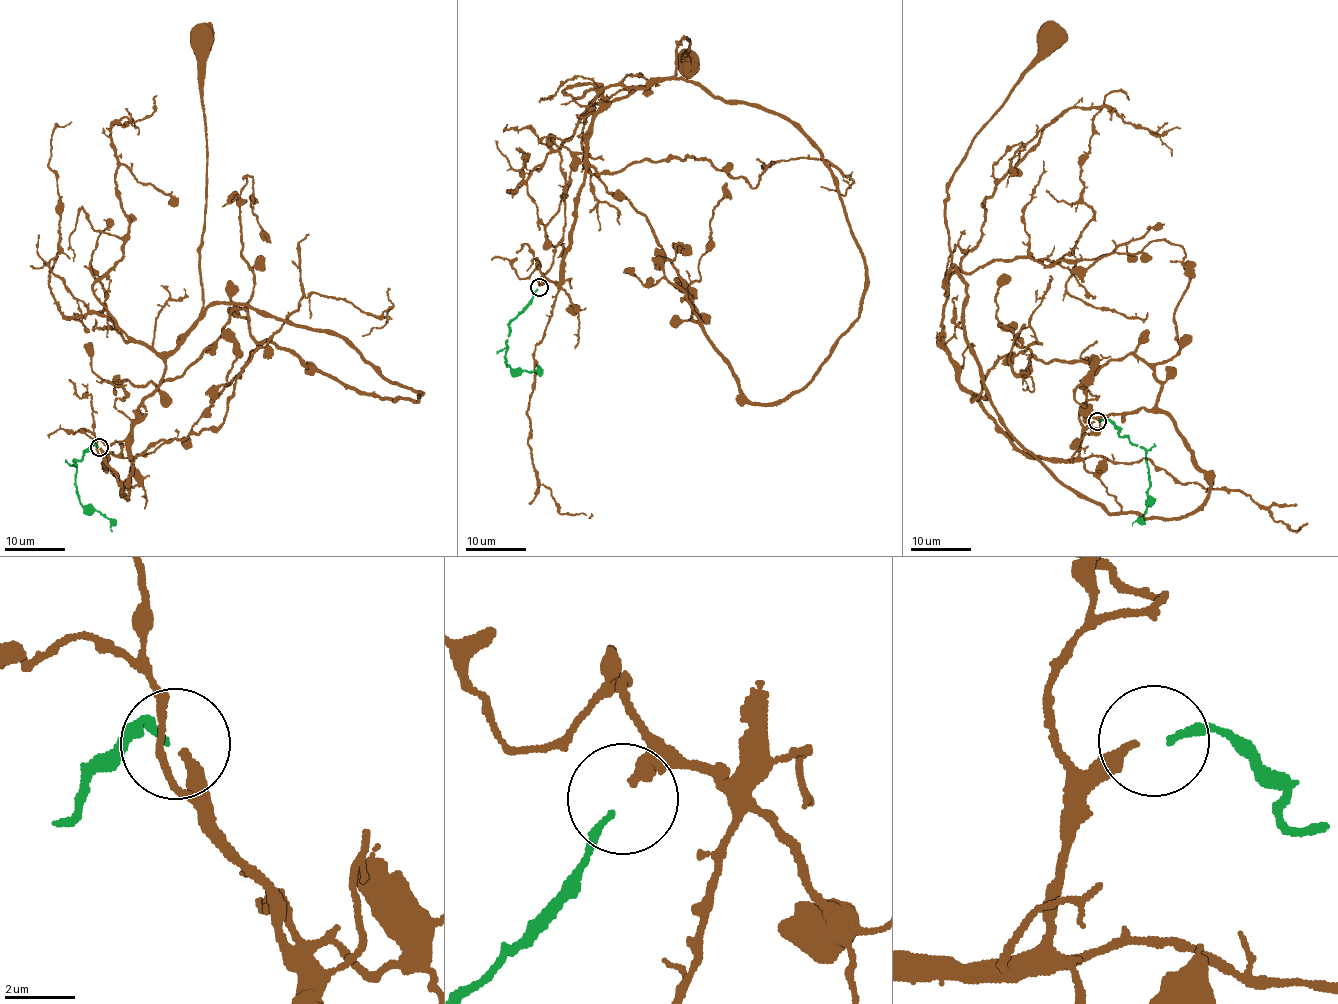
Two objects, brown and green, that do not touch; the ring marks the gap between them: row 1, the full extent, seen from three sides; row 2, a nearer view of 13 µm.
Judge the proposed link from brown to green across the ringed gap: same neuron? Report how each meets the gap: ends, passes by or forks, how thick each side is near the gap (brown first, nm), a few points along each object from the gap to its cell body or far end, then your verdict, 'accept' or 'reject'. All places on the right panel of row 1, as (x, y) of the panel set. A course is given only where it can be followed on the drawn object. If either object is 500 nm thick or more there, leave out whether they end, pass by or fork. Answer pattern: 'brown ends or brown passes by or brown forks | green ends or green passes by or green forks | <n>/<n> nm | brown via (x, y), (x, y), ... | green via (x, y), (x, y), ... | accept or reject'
brown ends | green ends | 280/200 nm | brown via (1095, 421), (1075, 458), (1029, 456), (959, 381), (959, 365), (944, 345), (949, 179), (982, 125), (1051, 37) | green via (1099, 420), (1111, 422), (1119, 430), (1119, 435), (1127, 437), (1145, 452), (1150, 488), (1146, 511), (1132, 525) | accept

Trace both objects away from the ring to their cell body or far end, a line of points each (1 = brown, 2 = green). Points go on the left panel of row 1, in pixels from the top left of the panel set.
1: (101, 447), (125, 500), (139, 405), (203, 306), (207, 154), (200, 40)
2: (98, 445), (91, 445), (82, 459), (75, 460), (78, 500), (84, 506), (104, 514), (111, 531)

